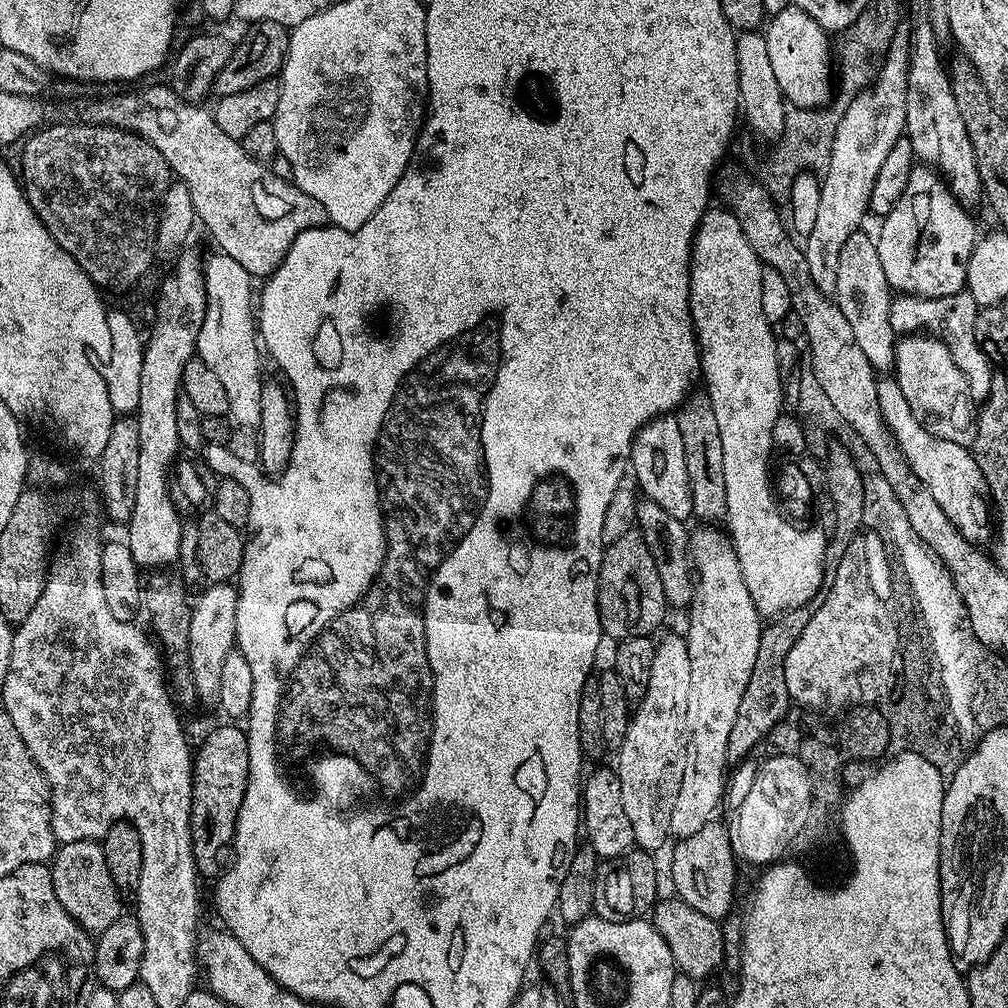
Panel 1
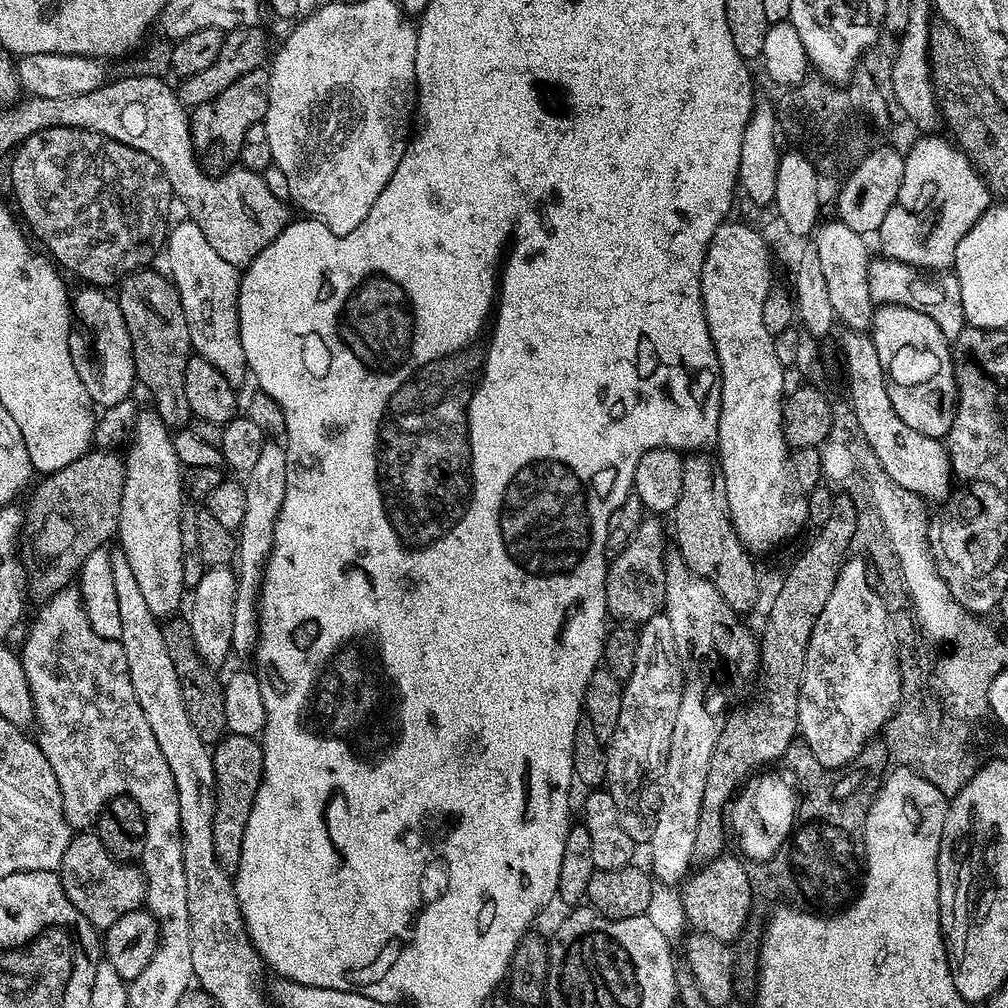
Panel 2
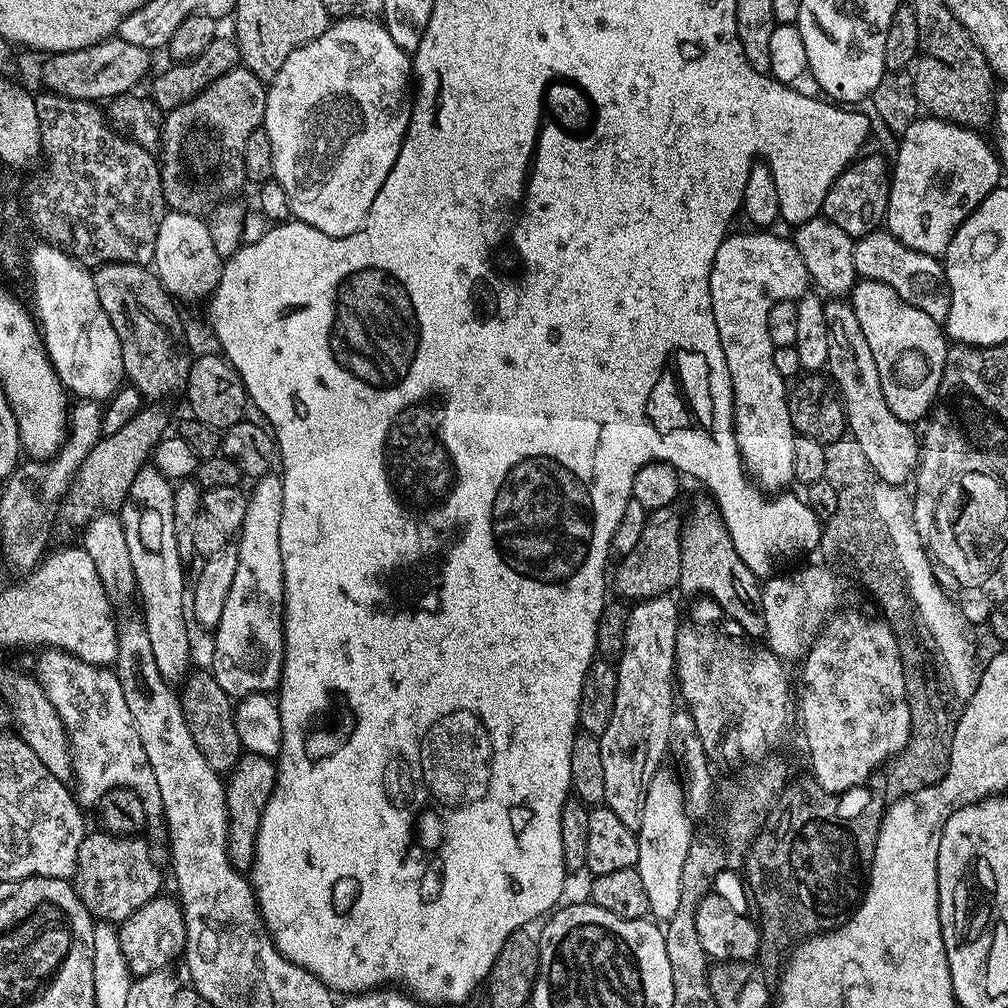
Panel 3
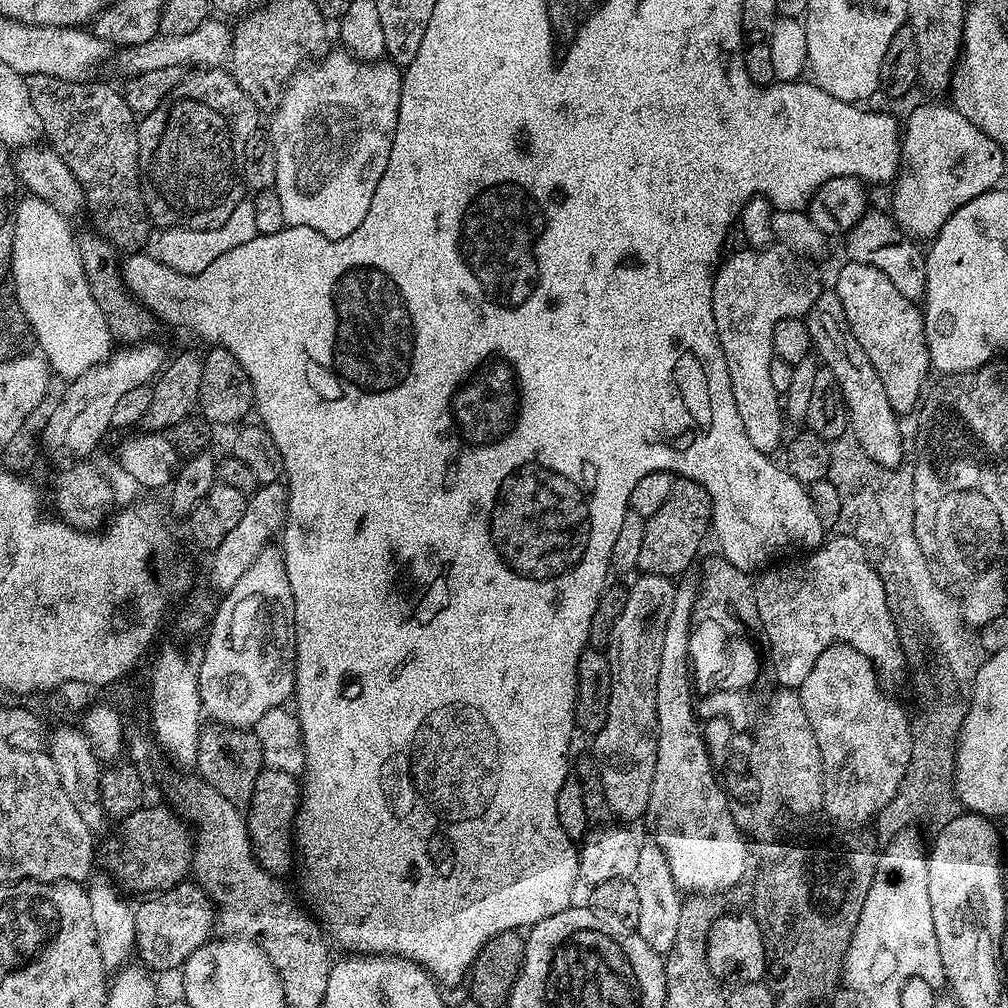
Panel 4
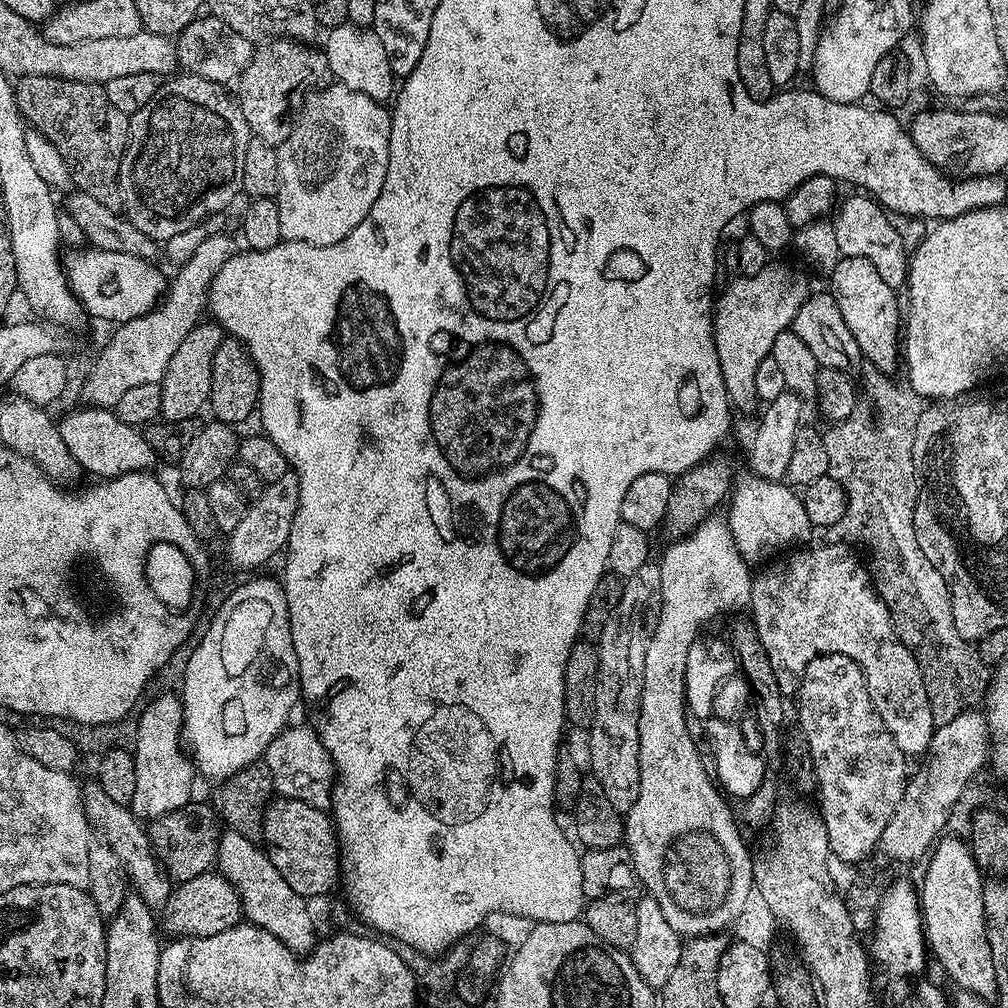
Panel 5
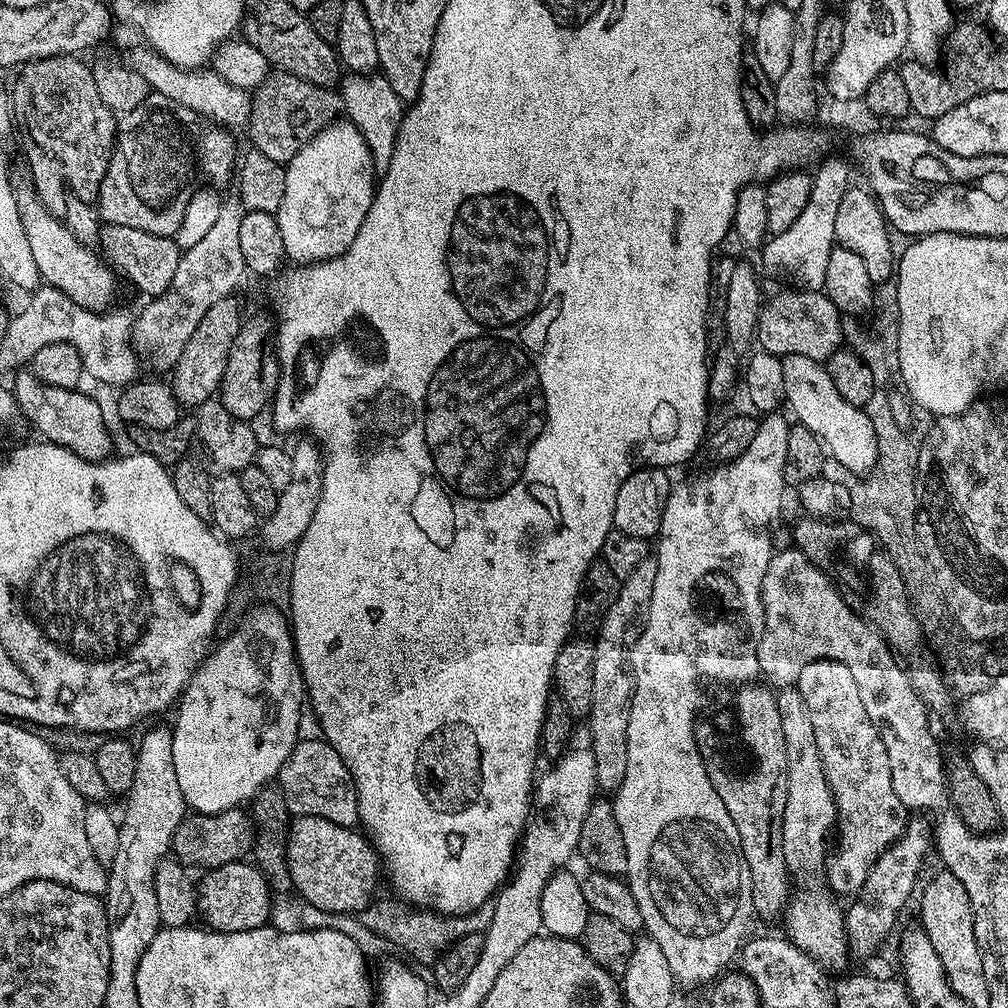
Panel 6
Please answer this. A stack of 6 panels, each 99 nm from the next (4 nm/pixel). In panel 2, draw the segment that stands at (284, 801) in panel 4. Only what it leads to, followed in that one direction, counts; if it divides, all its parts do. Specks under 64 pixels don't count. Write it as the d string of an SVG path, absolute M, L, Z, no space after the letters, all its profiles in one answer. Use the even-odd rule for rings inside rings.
M225 735L212 752L212 765L216 779L216 805L214 806L214 858L218 866L229 874L235 874L242 862L242 842L246 834L246 821L250 819L250 806L254 806L254 798L258 794L258 786L264 782L264 750L259 739L251 736Z

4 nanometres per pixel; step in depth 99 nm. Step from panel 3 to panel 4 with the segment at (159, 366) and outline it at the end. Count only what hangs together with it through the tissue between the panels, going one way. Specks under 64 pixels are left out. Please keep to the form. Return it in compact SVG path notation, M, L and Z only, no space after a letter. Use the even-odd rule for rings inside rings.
M90 231L76 236L76 246L82 261L82 270L86 274L87 285L94 300L98 302L113 339L122 344L141 343L151 339L158 327L159 320L144 305L129 295L124 285L123 271L117 249L99 233Z

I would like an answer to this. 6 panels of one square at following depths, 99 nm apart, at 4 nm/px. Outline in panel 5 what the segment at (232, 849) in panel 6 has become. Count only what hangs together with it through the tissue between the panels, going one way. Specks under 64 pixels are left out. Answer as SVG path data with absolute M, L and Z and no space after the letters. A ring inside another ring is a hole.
M190 802L179 812L171 812L147 825L152 848L169 880L179 882L198 878L198 874L213 871L222 835L222 821L213 805Z

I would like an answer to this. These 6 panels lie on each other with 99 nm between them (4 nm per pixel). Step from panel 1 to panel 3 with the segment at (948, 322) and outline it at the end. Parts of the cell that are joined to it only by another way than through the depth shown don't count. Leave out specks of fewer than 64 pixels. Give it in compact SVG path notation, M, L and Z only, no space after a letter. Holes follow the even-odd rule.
M887 230L868 232L853 243L854 270L861 280L884 282L890 290L898 290L901 298L906 298L910 306L918 306L918 310L926 310L930 318L941 322L948 317L950 298L948 286L944 283L944 269L941 261L930 254L922 254L918 250L910 250L910 246L894 238Z

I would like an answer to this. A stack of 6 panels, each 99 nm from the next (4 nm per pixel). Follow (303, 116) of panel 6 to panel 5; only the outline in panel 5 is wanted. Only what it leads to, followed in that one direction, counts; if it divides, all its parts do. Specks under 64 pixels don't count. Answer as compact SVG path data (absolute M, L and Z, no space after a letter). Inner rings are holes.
M277 38L253 51L252 60L238 81L238 103L253 137L273 146L283 144L306 97L329 83L327 54L319 47L312 47L316 46L299 40Z

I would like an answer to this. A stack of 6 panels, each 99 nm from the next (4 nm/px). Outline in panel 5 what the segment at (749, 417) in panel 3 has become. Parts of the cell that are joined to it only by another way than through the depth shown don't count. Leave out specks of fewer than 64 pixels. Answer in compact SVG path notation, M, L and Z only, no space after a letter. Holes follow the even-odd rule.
M769 262L764 269L759 270L758 274L753 276L737 275L737 280L732 280L724 288L724 293L717 295L714 300L714 315L712 317L712 333L716 339L716 349L718 350L718 362L722 366L722 382L726 382L726 394L729 400L732 402L733 409L739 410L740 408L744 412L752 412L758 406L758 389L756 383L760 382L759 372L765 359L771 357L772 347L774 346L774 338L778 338L778 334L789 331L794 322L794 318L798 314L798 310L802 310L802 306L808 301L810 295L810 289L808 289L808 280L799 272L796 268L791 268L788 264L775 264L775 262Z

